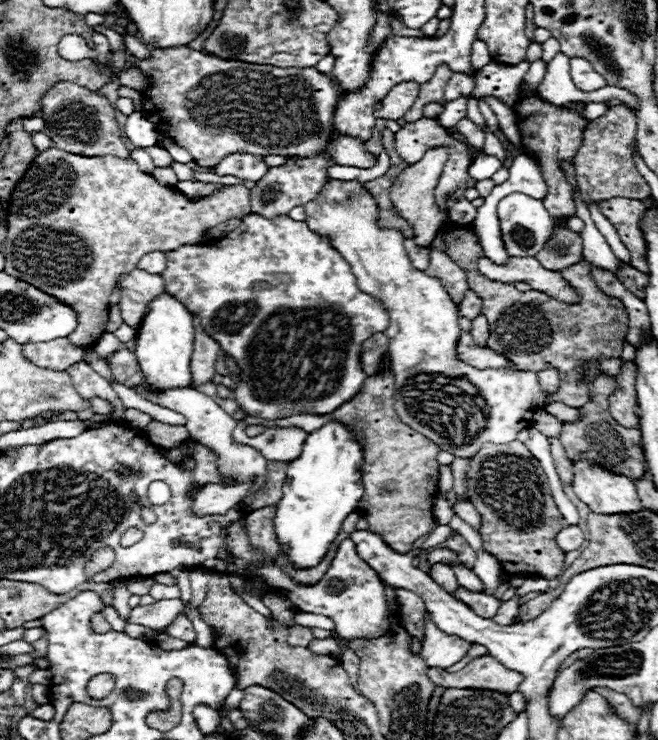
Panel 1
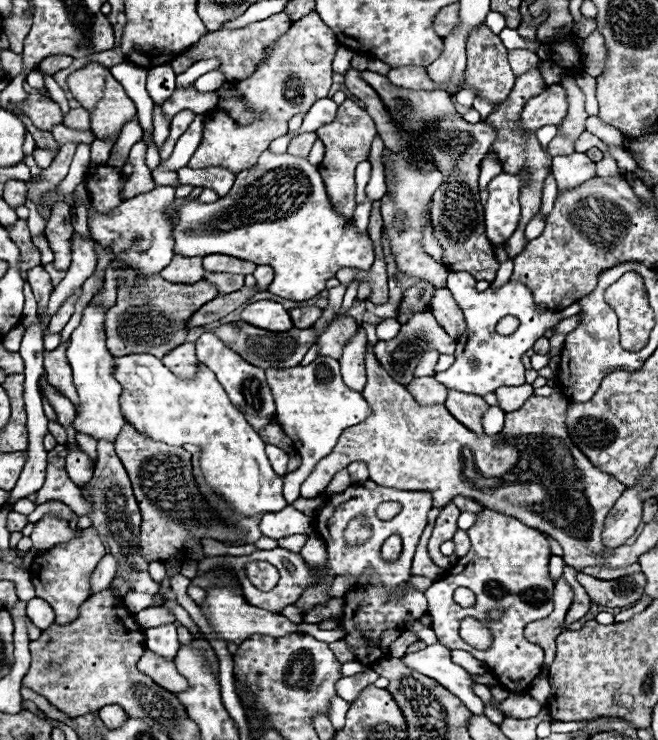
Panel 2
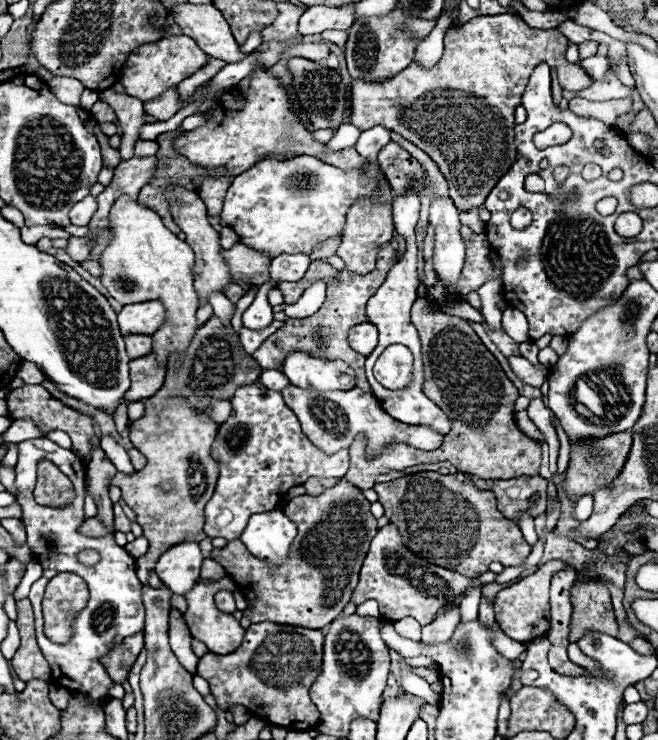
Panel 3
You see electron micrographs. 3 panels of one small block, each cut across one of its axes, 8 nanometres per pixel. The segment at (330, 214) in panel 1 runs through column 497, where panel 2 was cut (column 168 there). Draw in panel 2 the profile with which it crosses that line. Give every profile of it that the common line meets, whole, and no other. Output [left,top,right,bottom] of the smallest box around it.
[114,354,286,516]

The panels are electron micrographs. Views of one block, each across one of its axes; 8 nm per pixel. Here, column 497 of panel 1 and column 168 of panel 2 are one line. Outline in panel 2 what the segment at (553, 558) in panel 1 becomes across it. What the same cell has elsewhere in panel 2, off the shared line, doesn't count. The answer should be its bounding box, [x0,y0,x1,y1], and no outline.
[116,422,240,562]

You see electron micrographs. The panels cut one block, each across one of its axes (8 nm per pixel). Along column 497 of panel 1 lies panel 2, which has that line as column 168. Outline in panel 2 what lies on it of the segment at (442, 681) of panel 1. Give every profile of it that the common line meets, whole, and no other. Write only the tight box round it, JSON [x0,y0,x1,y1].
[138,650,190,692]

